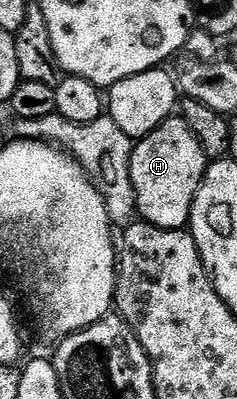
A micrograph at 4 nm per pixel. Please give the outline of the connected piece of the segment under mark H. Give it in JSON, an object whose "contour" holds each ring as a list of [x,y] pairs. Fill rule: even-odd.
{"contour":[[[171,116],[165,119],[145,138],[139,139],[132,147],[132,159],[130,160],[130,180],[134,184],[134,196],[136,197],[136,209],[139,217],[158,228],[166,228],[167,230],[185,229],[192,216],[194,196],[202,184],[204,173],[208,170],[209,161],[210,159],[204,153],[198,136],[180,116]]]}

